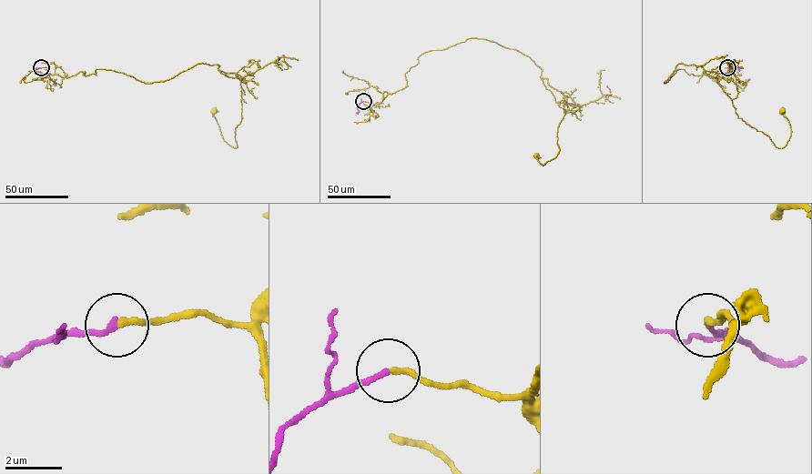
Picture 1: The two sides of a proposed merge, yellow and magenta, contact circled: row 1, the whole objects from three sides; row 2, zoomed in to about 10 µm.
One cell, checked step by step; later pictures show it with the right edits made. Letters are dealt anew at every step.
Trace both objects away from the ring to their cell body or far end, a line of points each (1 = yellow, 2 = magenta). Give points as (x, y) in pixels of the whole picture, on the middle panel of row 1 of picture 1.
1: (363, 101), (403, 88), (425, 52), (492, 41), (529, 56), (563, 92), (558, 154), (544, 165), (537, 156)
2: (363, 101), (359, 104), (356, 113)

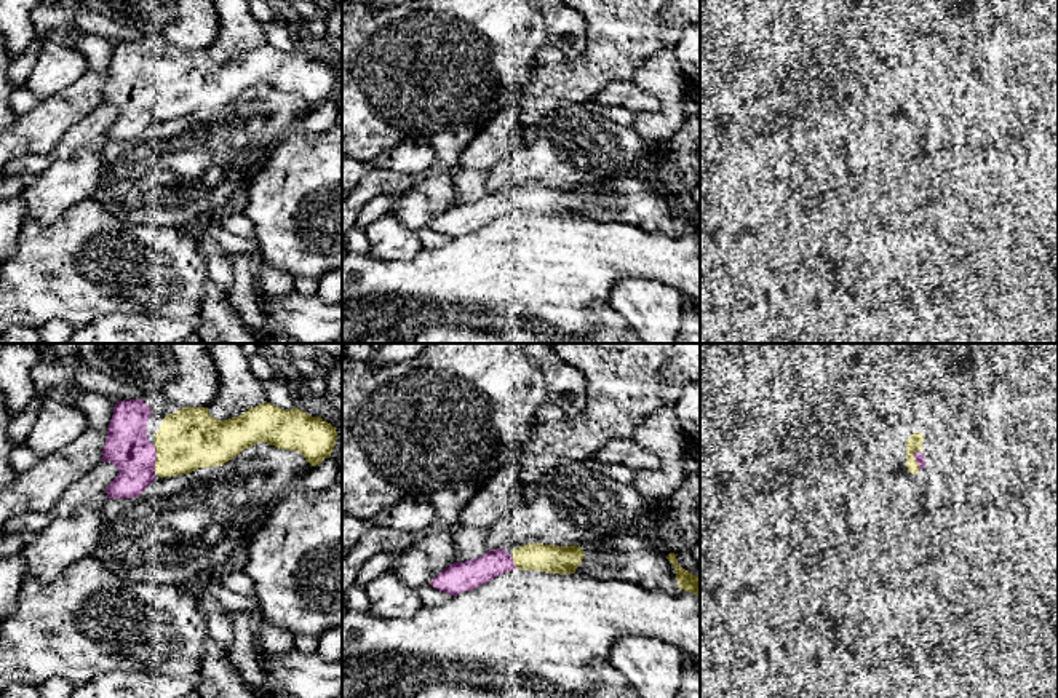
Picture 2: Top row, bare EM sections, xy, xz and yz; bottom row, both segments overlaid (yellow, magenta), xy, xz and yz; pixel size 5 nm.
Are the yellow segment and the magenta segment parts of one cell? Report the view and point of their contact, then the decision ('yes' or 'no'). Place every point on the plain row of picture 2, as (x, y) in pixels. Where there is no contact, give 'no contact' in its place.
contact xy (157, 101); yes

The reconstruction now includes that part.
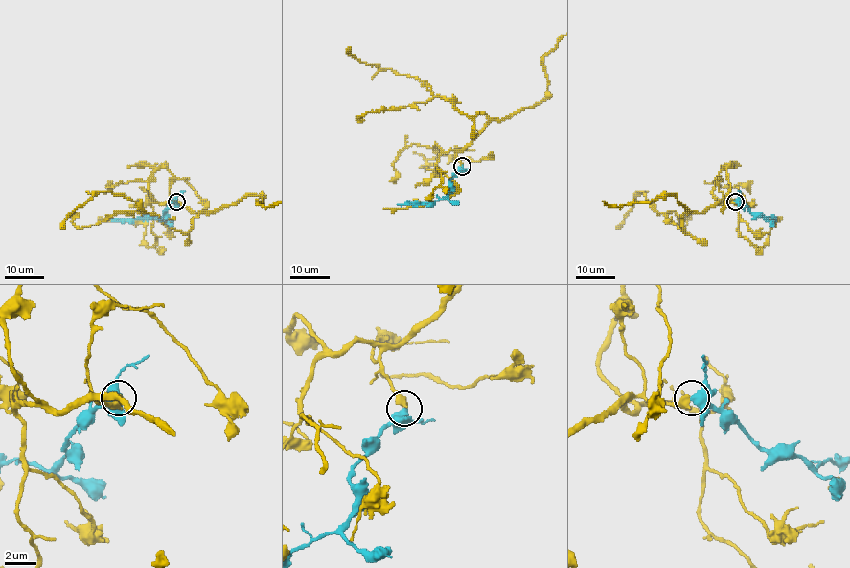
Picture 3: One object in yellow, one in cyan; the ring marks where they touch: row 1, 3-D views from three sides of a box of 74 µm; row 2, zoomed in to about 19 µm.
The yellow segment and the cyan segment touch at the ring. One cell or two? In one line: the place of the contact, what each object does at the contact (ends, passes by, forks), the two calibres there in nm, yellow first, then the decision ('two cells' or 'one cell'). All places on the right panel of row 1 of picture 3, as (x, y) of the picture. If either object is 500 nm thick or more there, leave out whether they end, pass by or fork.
at (735, 201); 480 nm thick on the yellow side, 700 nm on the other; two cells

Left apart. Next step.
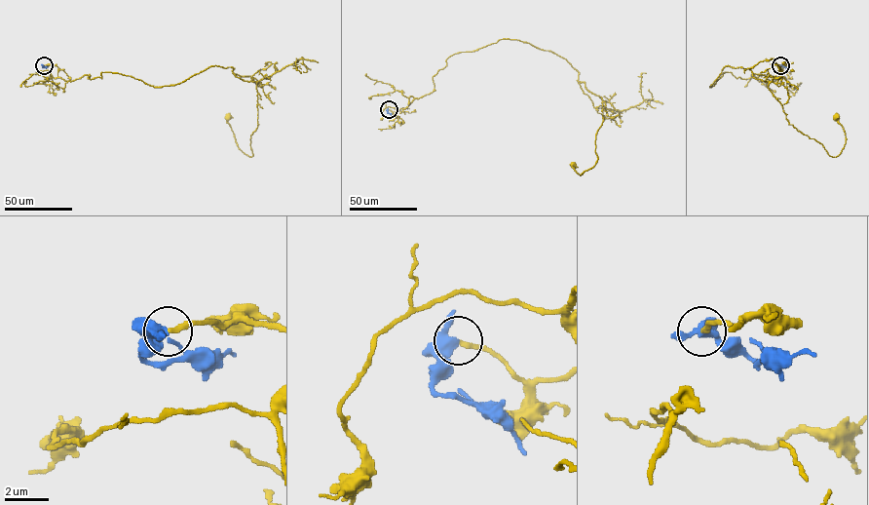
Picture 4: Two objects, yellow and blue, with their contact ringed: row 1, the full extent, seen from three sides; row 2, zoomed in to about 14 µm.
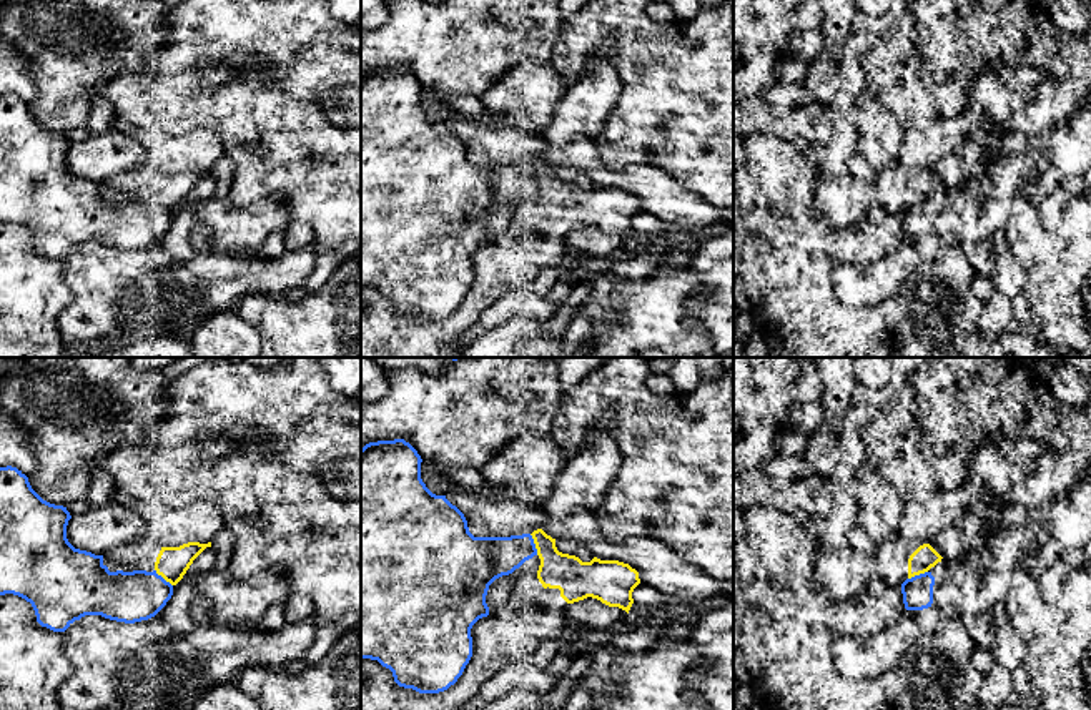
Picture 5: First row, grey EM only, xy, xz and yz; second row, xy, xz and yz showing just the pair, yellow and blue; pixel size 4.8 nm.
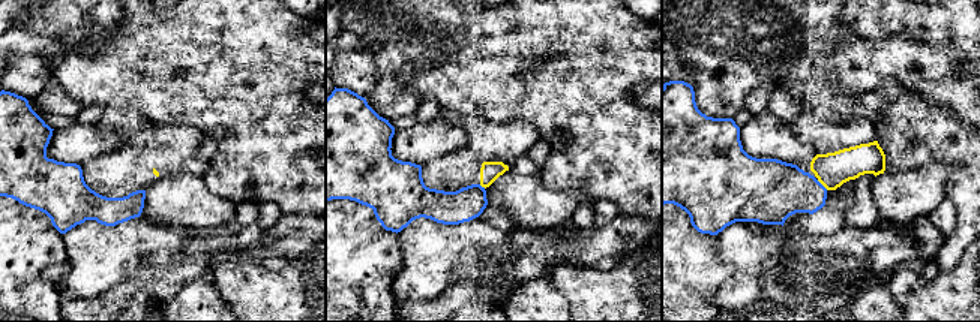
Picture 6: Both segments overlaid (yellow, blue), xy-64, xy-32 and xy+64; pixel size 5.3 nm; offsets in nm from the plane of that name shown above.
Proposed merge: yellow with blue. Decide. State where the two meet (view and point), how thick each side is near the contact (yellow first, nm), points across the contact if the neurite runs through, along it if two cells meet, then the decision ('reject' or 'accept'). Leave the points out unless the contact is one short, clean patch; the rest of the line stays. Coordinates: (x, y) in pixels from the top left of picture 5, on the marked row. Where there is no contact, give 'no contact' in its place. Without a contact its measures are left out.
contact xz (534, 542); calibres 180 and 220 nm; reject

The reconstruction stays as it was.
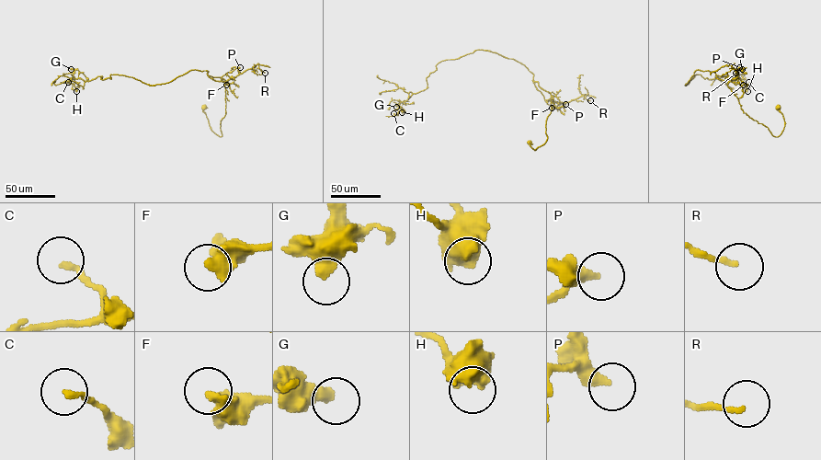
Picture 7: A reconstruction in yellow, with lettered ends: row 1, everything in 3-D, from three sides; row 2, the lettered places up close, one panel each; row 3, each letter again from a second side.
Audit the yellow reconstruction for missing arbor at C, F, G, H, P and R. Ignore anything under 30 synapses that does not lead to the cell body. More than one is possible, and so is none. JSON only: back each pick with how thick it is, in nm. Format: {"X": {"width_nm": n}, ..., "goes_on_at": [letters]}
{"P": {"width_nm": 400}, "goes_on_at": ["P"]}

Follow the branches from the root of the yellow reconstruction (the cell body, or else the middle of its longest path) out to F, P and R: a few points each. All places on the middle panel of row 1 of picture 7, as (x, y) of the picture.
F: (530, 143), (535, 149), (546, 142), (546, 120), (552, 110), (550, 92), (533, 81), (552, 108)
P: (530, 143), (535, 149), (546, 142), (546, 120), (552, 110), (550, 92), (533, 82), (546, 101), (565, 104)
R: (530, 143), (535, 149), (546, 141), (546, 120), (552, 110), (550, 92), (564, 103), (582, 95), (590, 100)

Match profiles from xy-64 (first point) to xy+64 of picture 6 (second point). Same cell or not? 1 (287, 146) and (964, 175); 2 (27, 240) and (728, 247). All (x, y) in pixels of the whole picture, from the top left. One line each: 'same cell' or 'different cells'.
1: same cell
2: different cells

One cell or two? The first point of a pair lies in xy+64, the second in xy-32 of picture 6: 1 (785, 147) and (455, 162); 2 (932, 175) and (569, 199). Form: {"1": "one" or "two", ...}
{"1": "two", "2": "one"}

